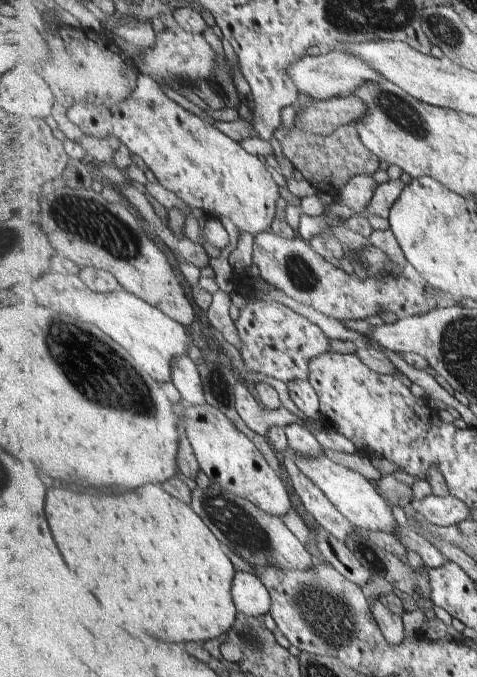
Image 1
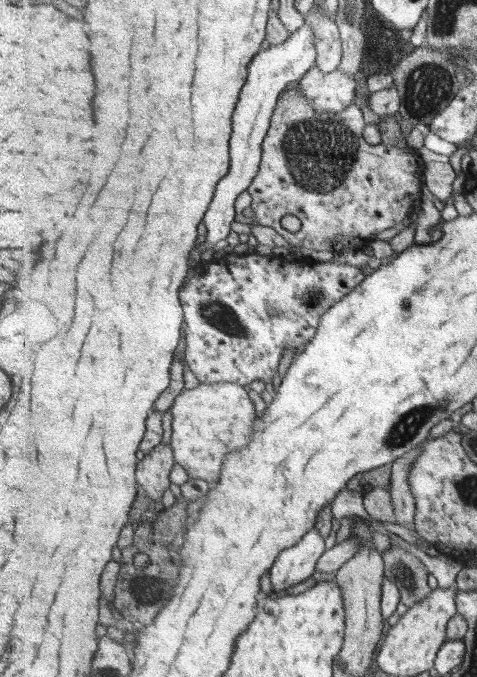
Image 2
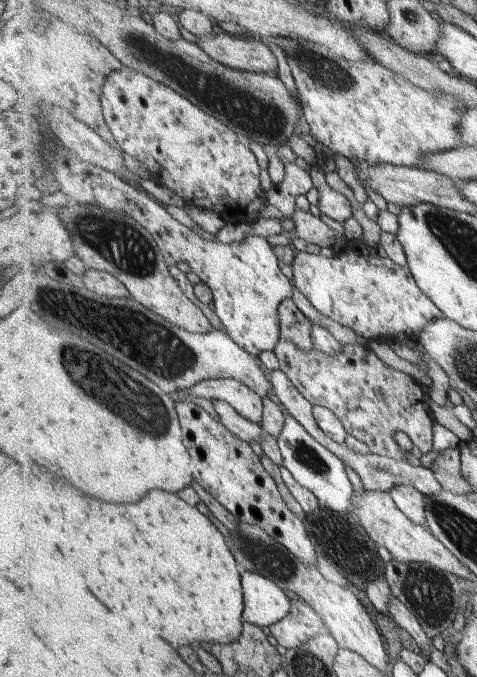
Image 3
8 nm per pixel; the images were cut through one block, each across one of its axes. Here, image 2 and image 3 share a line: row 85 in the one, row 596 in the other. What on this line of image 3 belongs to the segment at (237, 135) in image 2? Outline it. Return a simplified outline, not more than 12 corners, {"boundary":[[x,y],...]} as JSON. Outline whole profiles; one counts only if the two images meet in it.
{"boundary":[[243,570],[245,623],[270,628],[292,612],[293,595]]}

